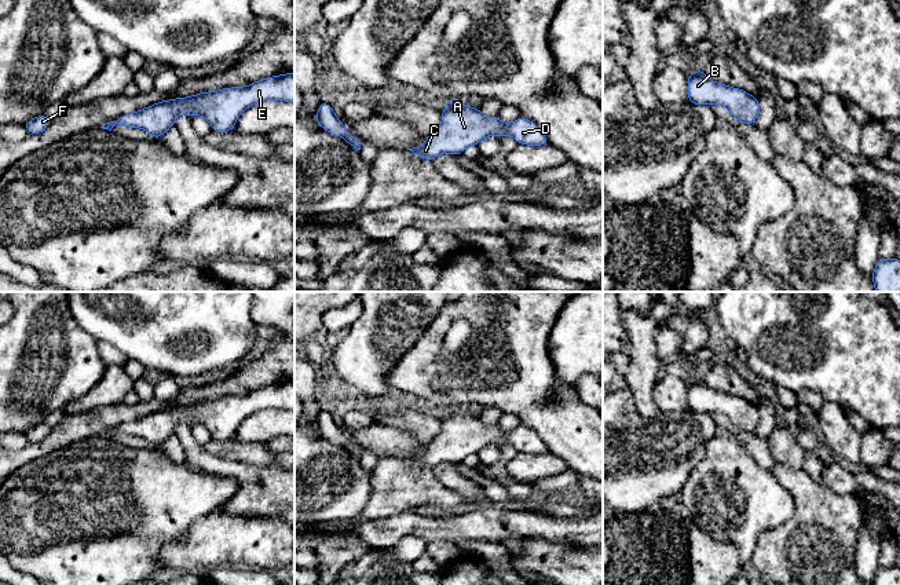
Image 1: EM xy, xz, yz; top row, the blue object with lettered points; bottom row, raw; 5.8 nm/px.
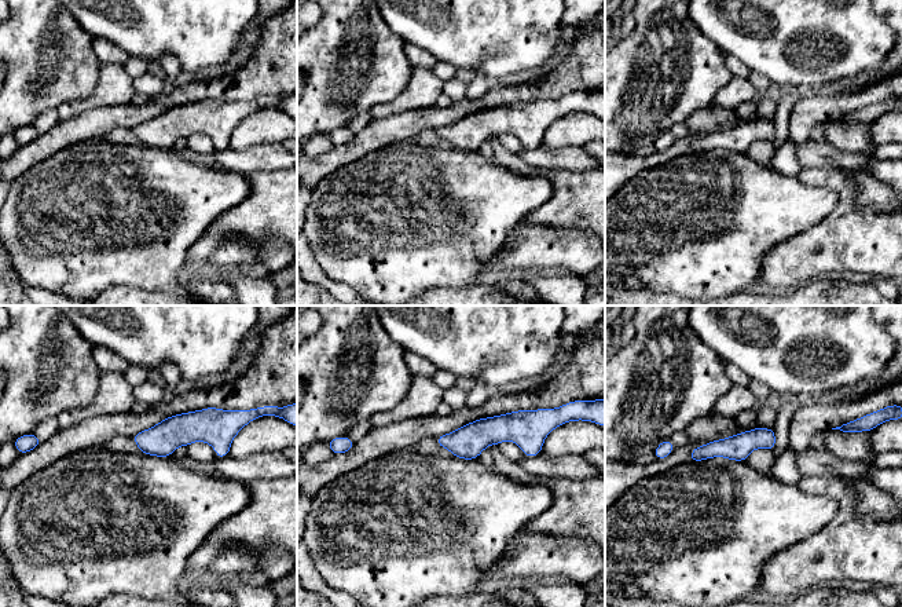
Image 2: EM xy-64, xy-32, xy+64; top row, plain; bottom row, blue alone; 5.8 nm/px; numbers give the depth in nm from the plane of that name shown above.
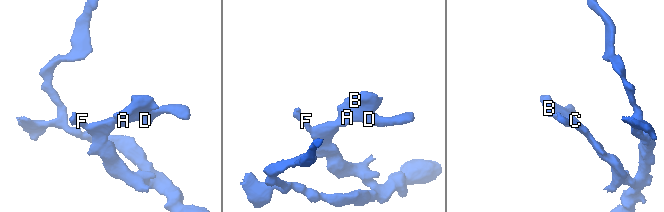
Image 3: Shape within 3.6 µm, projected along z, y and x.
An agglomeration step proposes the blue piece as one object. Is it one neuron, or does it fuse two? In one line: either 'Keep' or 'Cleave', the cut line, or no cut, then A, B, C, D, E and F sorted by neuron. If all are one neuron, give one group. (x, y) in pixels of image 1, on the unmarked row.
Keep. No split. Groups: A B C D E F

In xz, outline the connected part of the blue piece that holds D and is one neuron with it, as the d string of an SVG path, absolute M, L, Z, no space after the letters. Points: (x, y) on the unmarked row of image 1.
M447 407L442 421L440 435L429 443L421 454L407 457L420 467L433 469L440 462L461 462L469 454L478 454L487 445L512 445L517 453L549 453L539 435L531 428L519 425L512 431L502 431L498 424L486 425L480 417Z

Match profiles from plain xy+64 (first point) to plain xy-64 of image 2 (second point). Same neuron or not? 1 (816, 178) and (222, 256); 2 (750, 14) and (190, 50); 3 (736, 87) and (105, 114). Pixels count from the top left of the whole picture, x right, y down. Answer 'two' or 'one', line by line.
1: one
2: one
3: two

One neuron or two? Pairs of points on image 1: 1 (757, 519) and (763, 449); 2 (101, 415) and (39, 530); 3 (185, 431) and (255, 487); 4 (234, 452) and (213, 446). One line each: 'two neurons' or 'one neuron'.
1: two neurons
2: two neurons
3: one neuron
4: one neuron

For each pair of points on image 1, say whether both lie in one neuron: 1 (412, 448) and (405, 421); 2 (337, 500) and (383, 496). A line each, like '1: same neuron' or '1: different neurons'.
1: different neurons
2: different neurons

